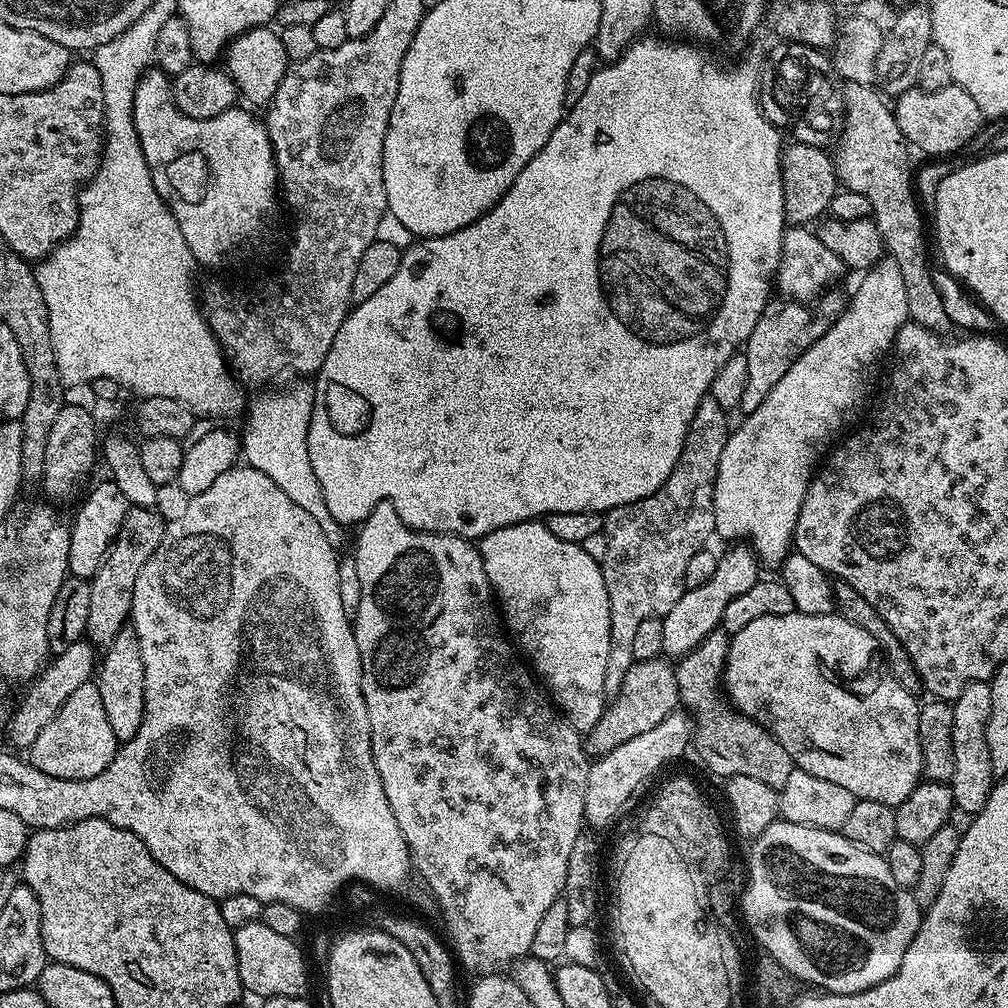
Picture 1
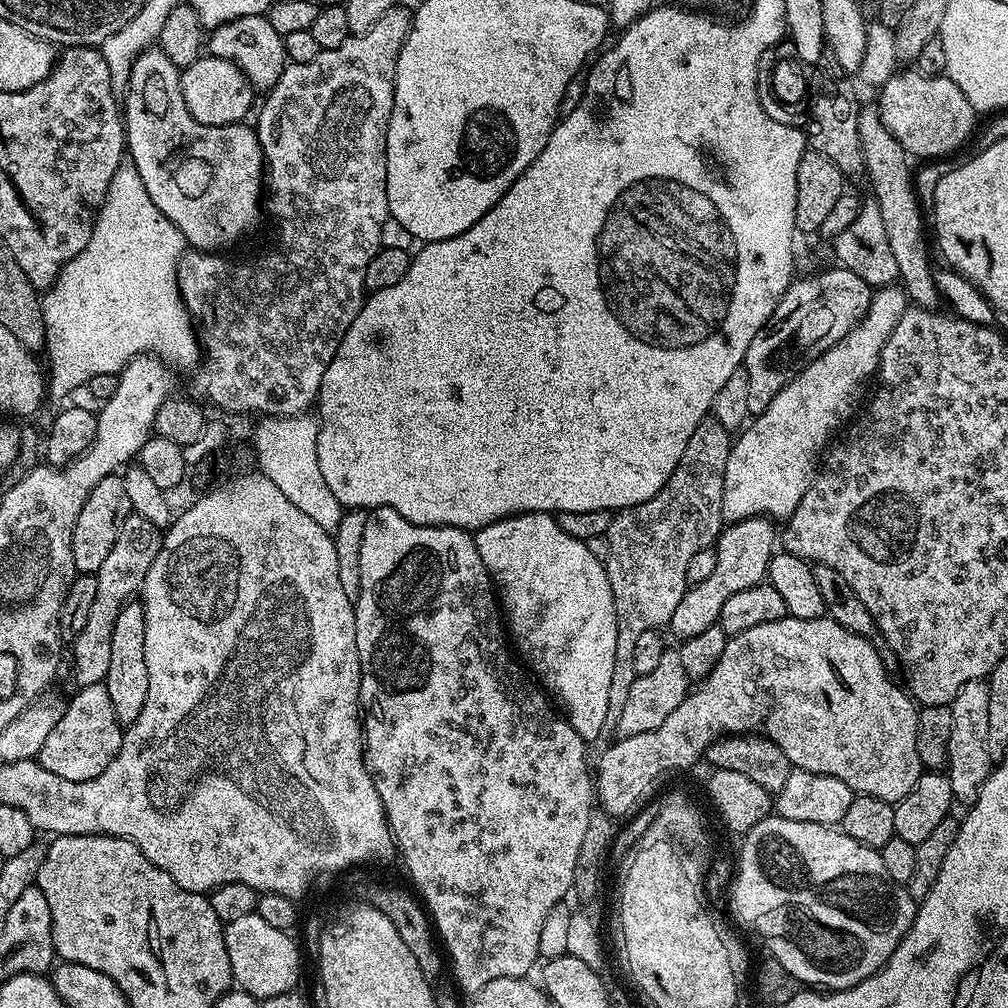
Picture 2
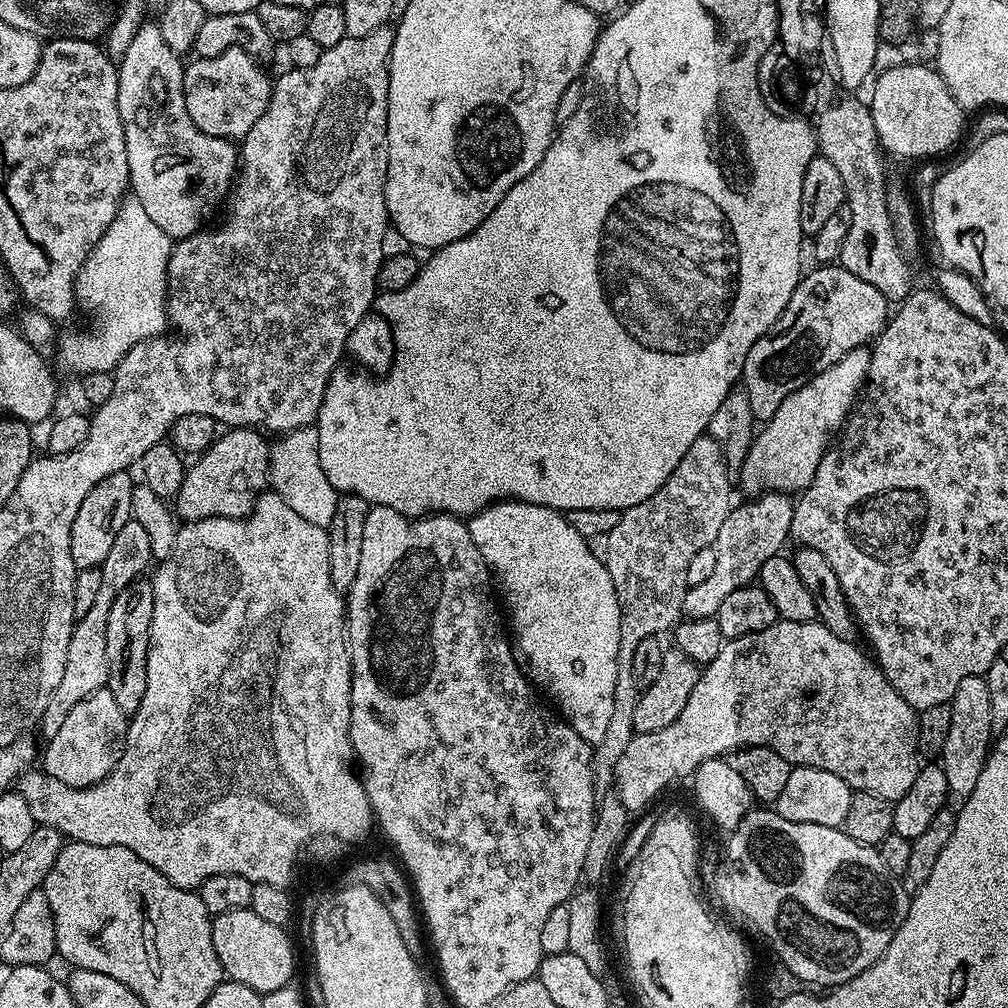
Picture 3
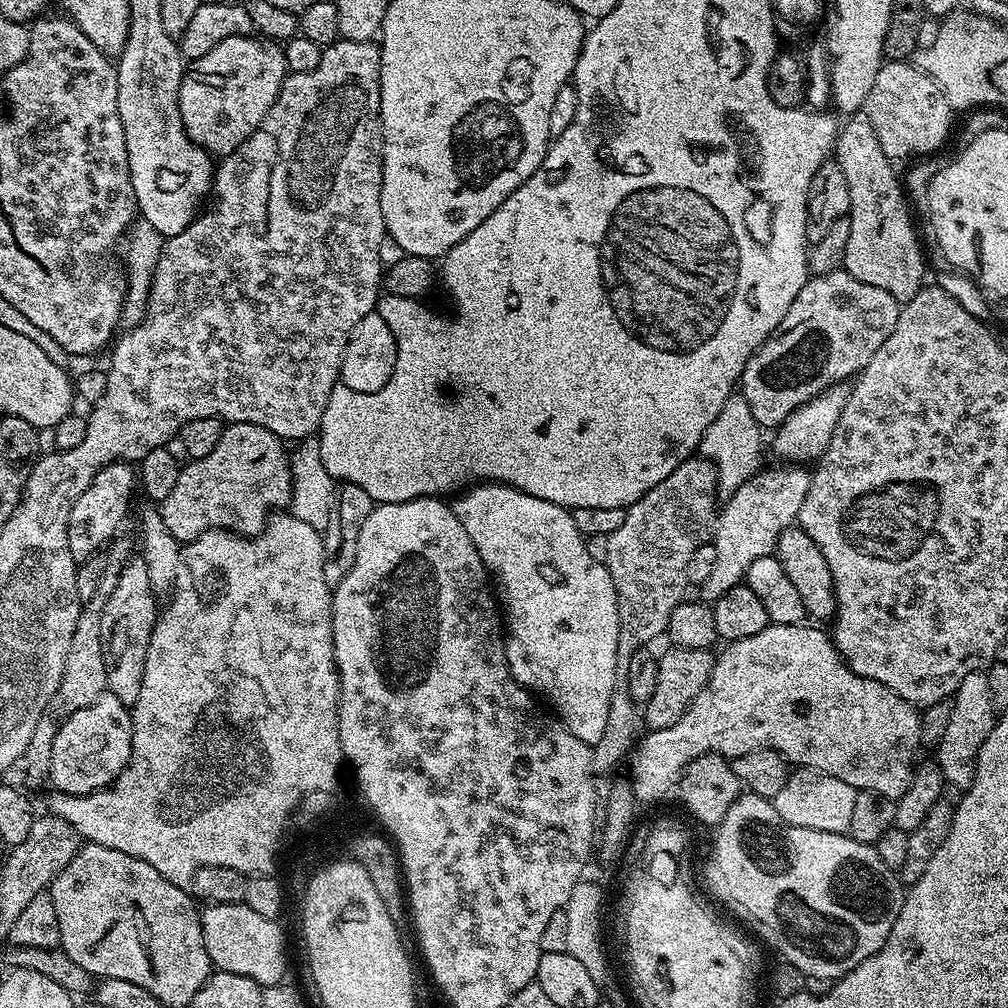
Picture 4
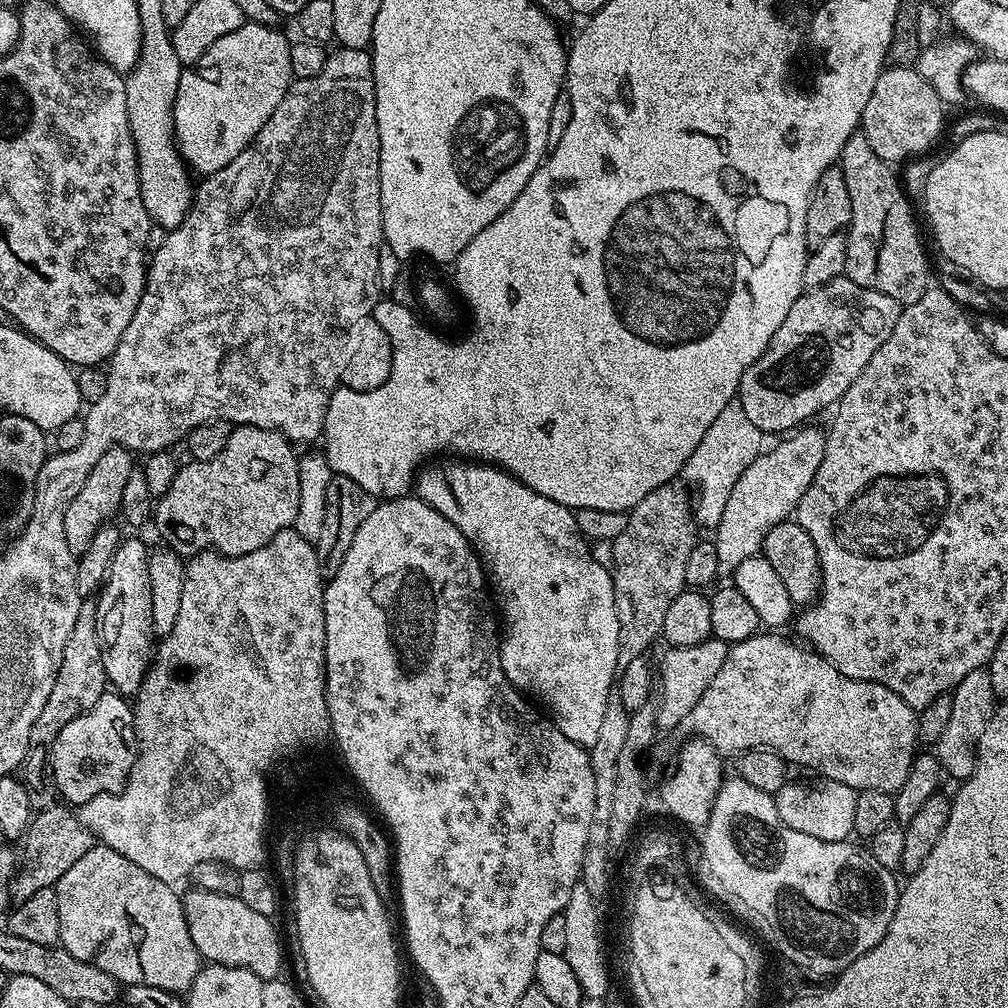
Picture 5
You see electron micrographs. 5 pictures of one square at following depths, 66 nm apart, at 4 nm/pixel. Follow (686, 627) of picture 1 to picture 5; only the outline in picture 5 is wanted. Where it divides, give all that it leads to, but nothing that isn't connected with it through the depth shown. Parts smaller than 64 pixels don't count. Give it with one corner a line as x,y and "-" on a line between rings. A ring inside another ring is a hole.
801,427
777,439
780,441
754,458
754,462
742,470
742,478
734,482
734,490
730,490
730,499
714,529
721,573
731,574
738,562
761,555
766,534
795,513
802,494
806,494
810,482
814,482
814,474
818,474
818,466
822,466
822,454
826,450
825,429
812,427

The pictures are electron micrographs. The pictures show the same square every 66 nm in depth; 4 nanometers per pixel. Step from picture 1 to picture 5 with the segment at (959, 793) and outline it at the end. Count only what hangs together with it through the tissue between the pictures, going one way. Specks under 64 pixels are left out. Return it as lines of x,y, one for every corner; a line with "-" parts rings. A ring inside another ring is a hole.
976,668
962,682
958,682
951,691
950,722
946,730
942,730
942,738
934,745
934,755
940,761
940,767
956,779
963,782
976,765
976,747
982,738
982,730
990,722
993,712
998,707
998,698
994,694
994,686
990,686
990,674
984,668

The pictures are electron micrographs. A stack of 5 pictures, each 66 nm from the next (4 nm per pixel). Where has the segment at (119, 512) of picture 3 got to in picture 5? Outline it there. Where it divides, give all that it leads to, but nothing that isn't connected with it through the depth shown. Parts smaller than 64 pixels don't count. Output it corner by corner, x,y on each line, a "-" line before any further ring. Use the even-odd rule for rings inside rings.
112,447
98,458
94,470
90,470
90,475
86,477
86,482
82,482
82,490
74,494
74,502
66,506
66,519
62,526
66,529
66,546
70,546
73,556
80,557
90,546
94,534
103,524
109,523
119,513
122,502
122,489
126,487
126,481
130,478
134,467
133,453
126,448

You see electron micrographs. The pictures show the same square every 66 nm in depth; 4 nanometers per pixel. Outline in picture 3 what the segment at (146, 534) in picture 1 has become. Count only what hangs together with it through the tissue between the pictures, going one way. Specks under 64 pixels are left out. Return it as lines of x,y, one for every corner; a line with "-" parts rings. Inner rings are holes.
128,520
126,526
122,526
122,530
118,530
117,536
114,537
114,547
110,554
106,554
106,562
100,564
102,586
98,589
98,594
94,594
94,606
90,606
86,614
78,617
70,634
70,647
66,649
66,670
62,670
62,682
58,682
58,690
50,694
50,702
46,702
44,716
38,725
41,737
58,734
58,726
62,726
66,714
70,714
70,710
74,710
74,706
78,706
82,698
90,698
90,694
107,685
110,662
106,659
106,621
110,618
110,606
114,606
114,598
118,598
118,594
122,594
126,586
141,579
149,571
153,560
146,530
143,526
138,526
136,520

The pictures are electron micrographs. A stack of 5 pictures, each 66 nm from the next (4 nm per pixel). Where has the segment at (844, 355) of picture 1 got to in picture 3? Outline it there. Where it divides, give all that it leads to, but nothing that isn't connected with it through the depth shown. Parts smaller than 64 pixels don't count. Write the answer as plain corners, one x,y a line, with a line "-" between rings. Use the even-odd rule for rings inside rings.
867,347
850,350
850,354
834,362
834,366
822,370
822,374
794,390
794,394
790,394
753,435
744,463
738,469
739,487
741,484
748,494
799,494
808,488
818,470
818,462
822,462
825,452
843,429
844,421
857,403
858,393
868,378
871,357
872,353

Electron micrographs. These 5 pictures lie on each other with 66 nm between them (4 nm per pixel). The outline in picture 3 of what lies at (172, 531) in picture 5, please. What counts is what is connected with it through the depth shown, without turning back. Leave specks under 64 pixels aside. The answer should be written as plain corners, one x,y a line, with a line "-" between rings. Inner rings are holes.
252,426
246,428
229,427
225,432
228,432
225,436
224,433
217,435
216,441
212,443
205,452
199,453
199,455
193,459
196,461
194,461
193,464
191,461
190,467
185,471
182,486
174,498
174,512
181,521
191,522
193,520
201,520
202,518
210,518
211,516
234,516
237,518
243,518
247,516
248,513
251,512
252,507
256,505
256,499
260,497
261,492
265,491
265,489
269,487
270,477
268,475
268,463
270,462
270,444
267,439
264,441
265,433

